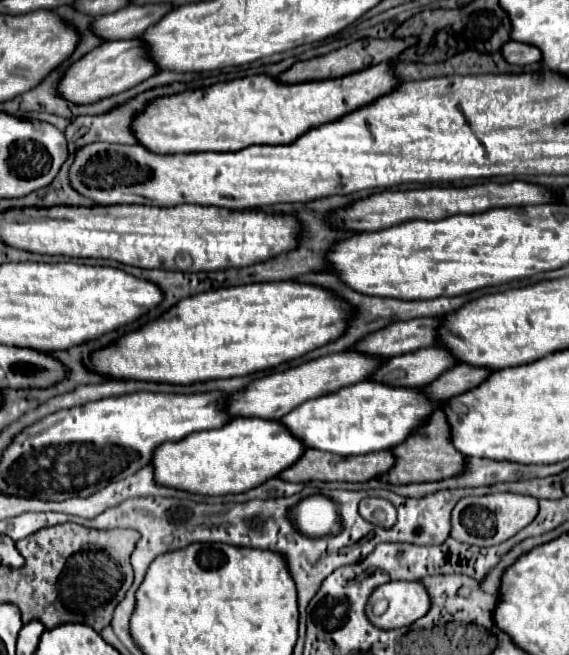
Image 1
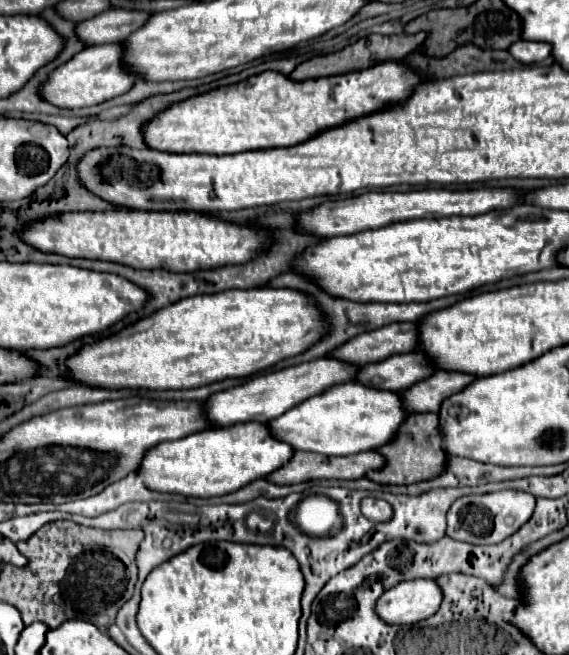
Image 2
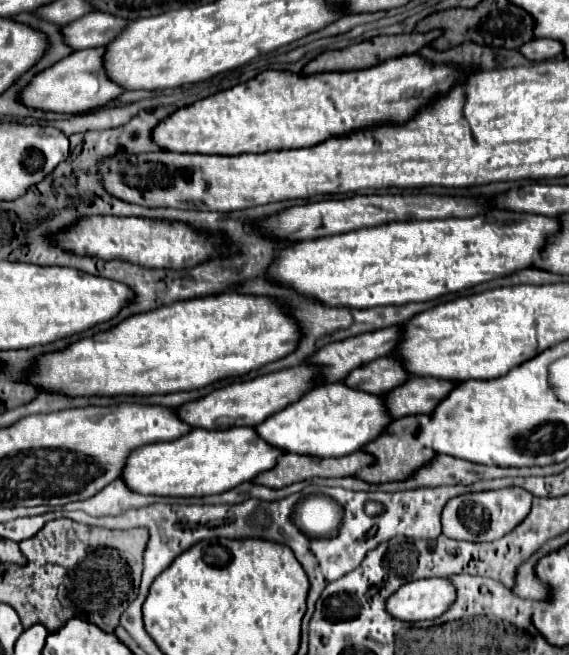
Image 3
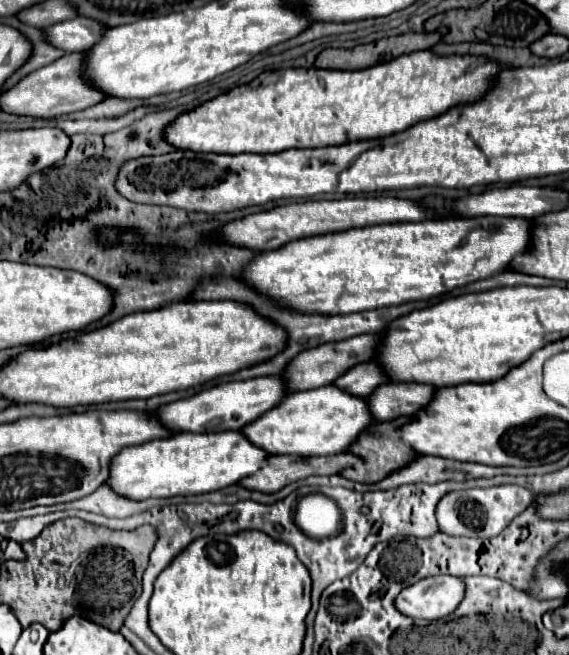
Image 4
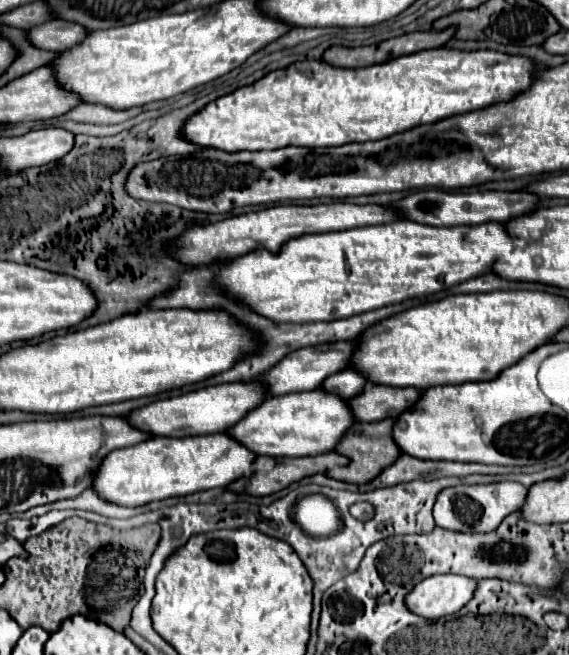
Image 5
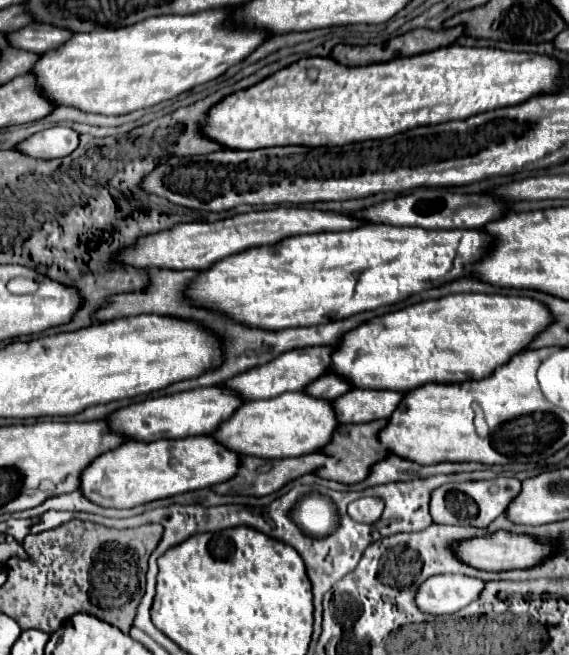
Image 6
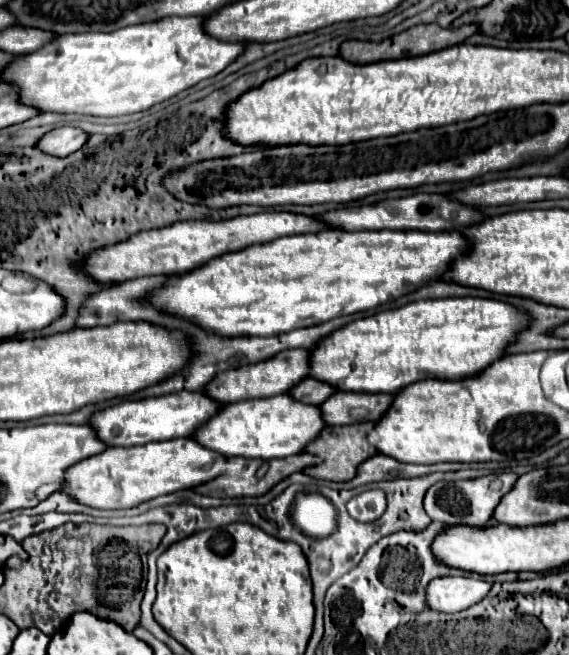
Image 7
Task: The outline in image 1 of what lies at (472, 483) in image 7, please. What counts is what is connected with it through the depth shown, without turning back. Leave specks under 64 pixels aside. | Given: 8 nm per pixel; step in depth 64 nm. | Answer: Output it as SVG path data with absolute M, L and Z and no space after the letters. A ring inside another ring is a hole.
M498 492L486 496L466 496L458 500L452 510L452 530L450 536L458 542L474 544L474 546L494 546L502 540L518 534L526 524L530 524L538 514L538 500L526 494L514 492Z

